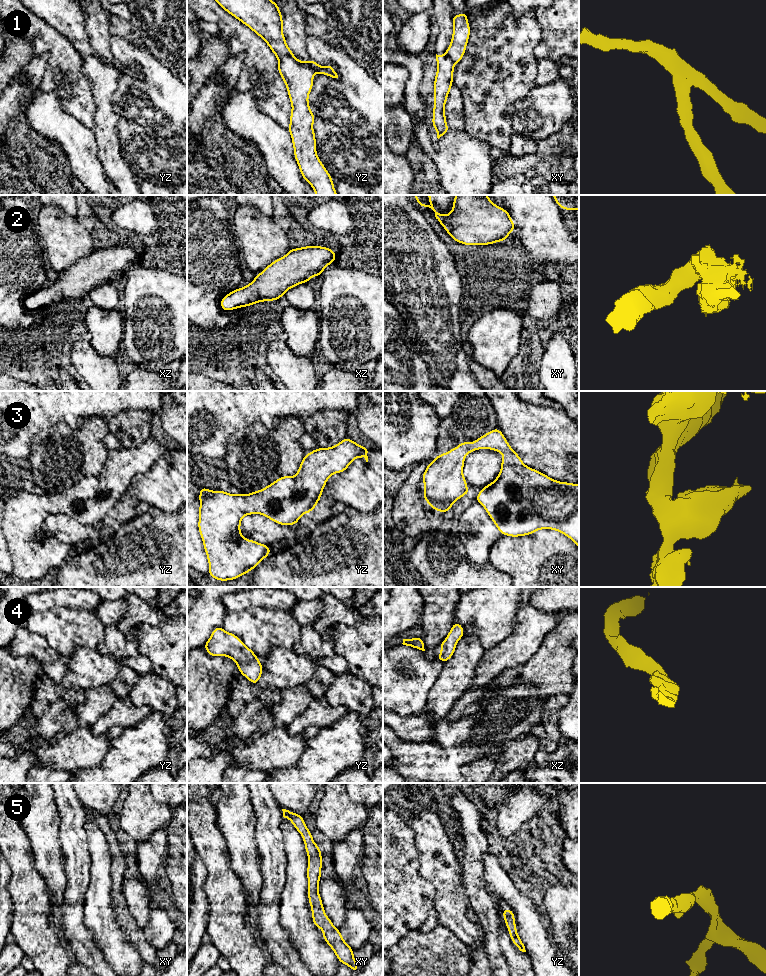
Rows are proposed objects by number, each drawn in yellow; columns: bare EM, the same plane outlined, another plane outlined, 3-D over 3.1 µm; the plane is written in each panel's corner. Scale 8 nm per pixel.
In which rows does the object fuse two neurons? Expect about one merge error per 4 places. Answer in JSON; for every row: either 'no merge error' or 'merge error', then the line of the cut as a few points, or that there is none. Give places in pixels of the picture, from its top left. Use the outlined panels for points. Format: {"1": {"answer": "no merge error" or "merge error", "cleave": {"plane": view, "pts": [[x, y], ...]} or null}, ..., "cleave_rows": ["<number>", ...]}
{"1": {"answer": "merge error", "cleave": {"plane": "yz", "pts": [[278, 58], [293, 56], [298, 61], [306, 63], [314, 72]]}}, "2": {"answer": "no merge error", "cleave": null}, "3": {"answer": "no merge error", "cleave": null}, "4": {"answer": "no merge error", "cleave": null}, "5": {"answer": "no merge error", "cleave": null}, "cleave_rows": ["1"]}

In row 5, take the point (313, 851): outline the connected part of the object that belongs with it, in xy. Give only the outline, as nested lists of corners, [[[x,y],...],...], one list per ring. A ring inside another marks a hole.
[[[282,809],[283,817],[289,819],[296,830],[302,835],[305,850],[308,855],[307,879],[308,899],[312,910],[312,920],[317,928],[323,931],[323,939],[332,948],[341,964],[349,966],[354,973],[360,968],[353,955],[353,949],[344,941],[340,930],[326,916],[321,897],[319,895],[319,881],[321,879],[322,856],[321,849],[315,844],[312,834],[307,828],[302,815]]]

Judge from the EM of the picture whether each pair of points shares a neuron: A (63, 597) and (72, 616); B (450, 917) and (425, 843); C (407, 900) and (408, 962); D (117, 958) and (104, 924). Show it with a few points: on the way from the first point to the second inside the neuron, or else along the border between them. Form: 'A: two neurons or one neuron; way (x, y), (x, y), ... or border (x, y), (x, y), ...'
A: two neurons; border (45, 610), (51, 607), (74, 607), (91, 612)
B: one neuron; way (450, 899), (445, 873), (435, 861)
C: two neurons; border (419, 929), (406, 932), (393, 946)
D: one neuron; way (117, 950), (106, 932)

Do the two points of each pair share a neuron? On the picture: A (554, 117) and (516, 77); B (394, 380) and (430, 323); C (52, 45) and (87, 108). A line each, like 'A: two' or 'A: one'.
A: two
B: two
C: one

